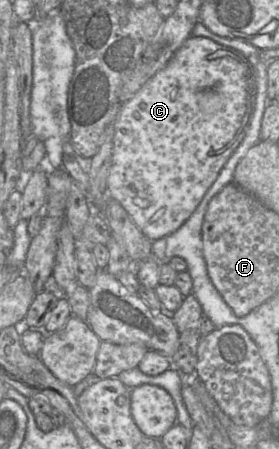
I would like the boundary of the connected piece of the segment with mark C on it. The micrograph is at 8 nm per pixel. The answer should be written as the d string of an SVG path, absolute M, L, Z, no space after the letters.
M190 36L167 65L122 105L115 120L107 196L122 205L150 241L172 234L191 216L243 140L255 98L255 68L248 57L210 38Z

